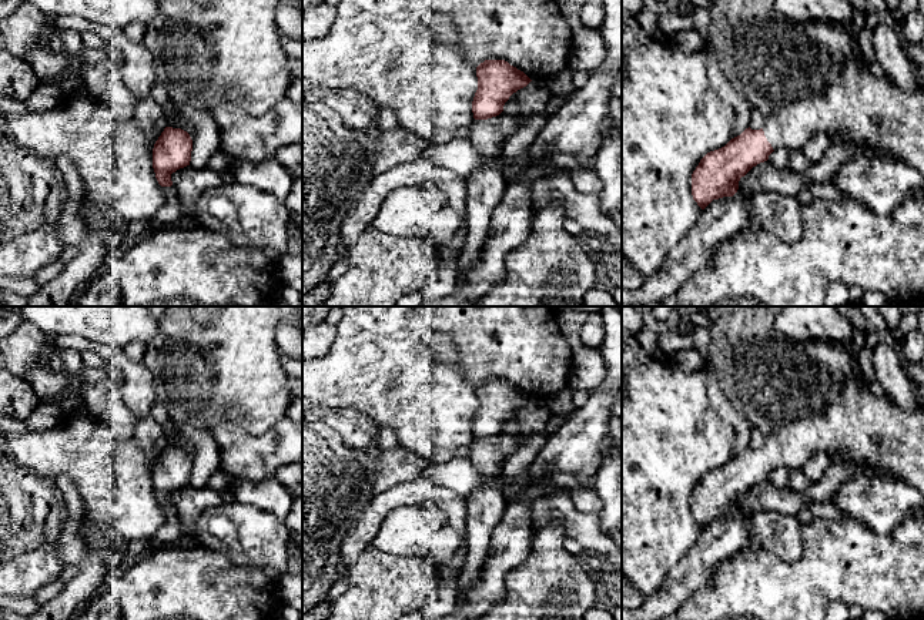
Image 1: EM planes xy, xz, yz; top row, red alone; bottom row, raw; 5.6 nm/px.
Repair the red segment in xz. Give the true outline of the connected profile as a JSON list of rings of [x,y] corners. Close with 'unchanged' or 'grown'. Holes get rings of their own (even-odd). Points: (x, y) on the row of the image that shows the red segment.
[[[485,60],[476,67],[478,90],[472,101],[475,120],[488,120],[503,111],[505,103],[532,80],[505,60]]]; unchanged

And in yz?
[[[709,0],[710,26],[716,30],[709,36],[709,44],[714,48],[717,64],[730,84],[741,93],[764,117],[764,125],[760,130],[746,128],[740,135],[732,138],[724,147],[707,153],[692,174],[692,195],[697,205],[704,210],[713,200],[733,197],[739,190],[739,181],[753,167],[769,160],[774,150],[789,148],[801,150],[816,134],[826,134],[831,138],[854,143],[868,147],[877,155],[888,157],[910,167],[914,167],[924,175],[924,76],[920,76],[918,87],[914,91],[903,90],[890,76],[873,76],[863,70],[853,54],[851,38],[840,21],[794,21],[780,16],[774,10],[774,0]]]; grown

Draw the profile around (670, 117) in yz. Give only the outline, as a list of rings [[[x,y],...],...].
[[[622,17],[622,258],[645,277],[662,268],[667,254],[697,224],[702,208],[693,200],[690,177],[700,160],[724,147],[733,134],[736,111],[710,87],[704,50],[686,54],[647,36],[637,19]]]

